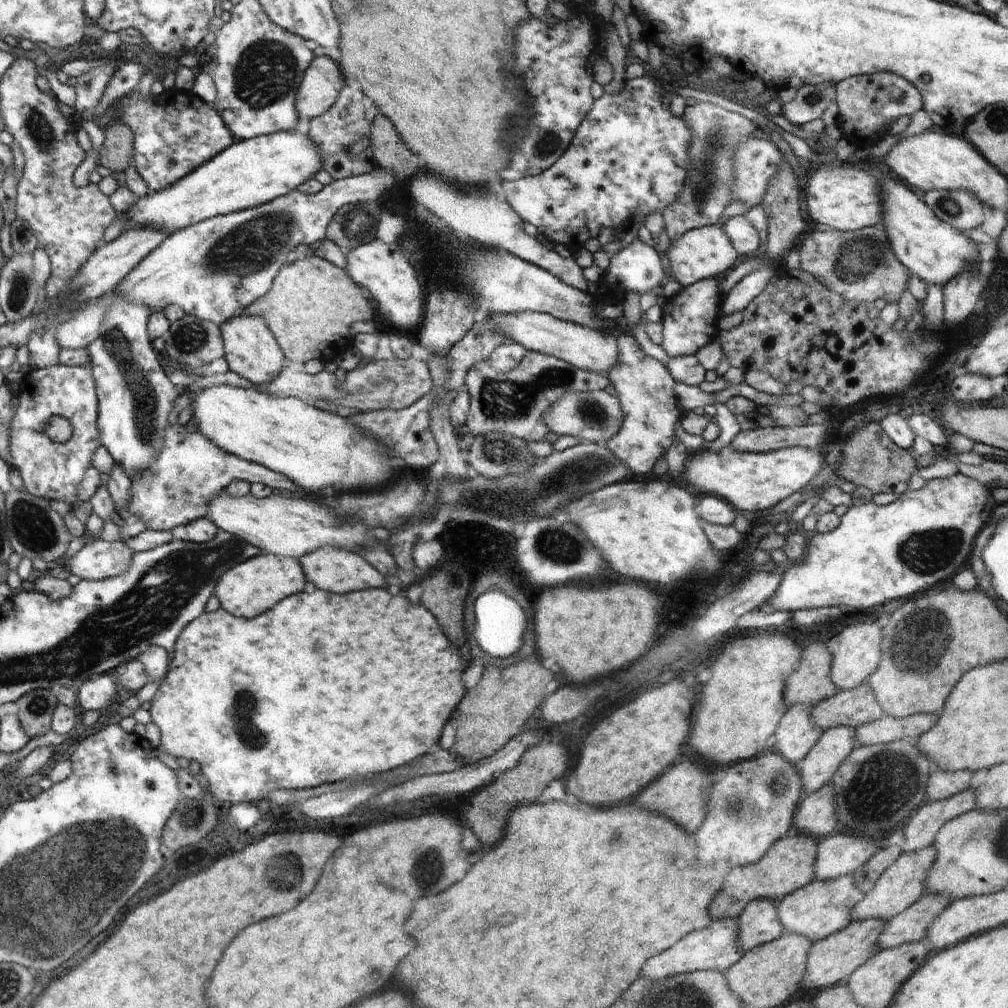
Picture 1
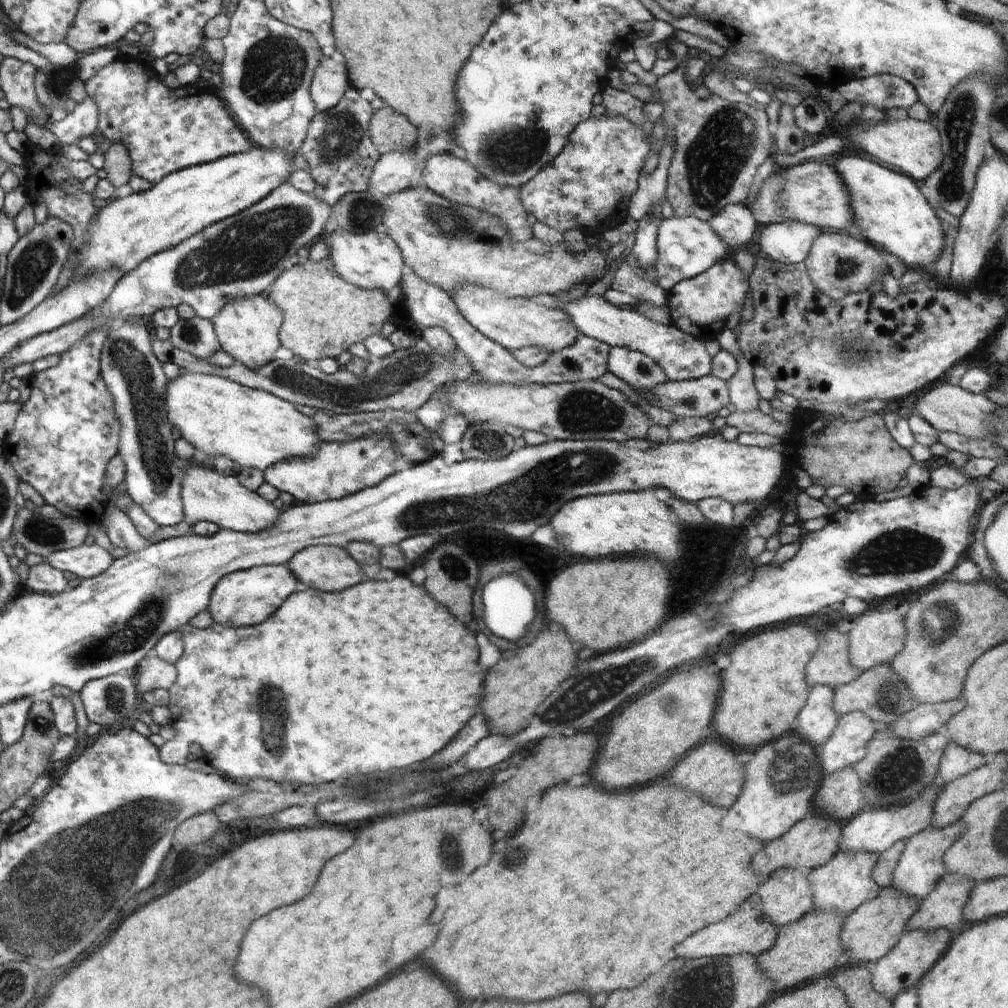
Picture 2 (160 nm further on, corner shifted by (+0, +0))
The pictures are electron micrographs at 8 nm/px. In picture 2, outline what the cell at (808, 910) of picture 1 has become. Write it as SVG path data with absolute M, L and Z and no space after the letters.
M839 850L828 862L814 867L808 875L813 886L813 910L834 909L845 916L864 901L872 900L882 890L872 878L872 869L877 856L868 851Z

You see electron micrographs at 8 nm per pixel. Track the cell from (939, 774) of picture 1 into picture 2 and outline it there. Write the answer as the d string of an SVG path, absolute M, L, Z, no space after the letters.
M948 738L937 770L938 779L943 784L951 783L989 760L990 756L974 752L961 745L956 739Z

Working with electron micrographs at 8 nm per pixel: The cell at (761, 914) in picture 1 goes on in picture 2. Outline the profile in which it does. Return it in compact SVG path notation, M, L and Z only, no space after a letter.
M778 869L770 873L766 882L757 890L763 902L762 914L776 927L797 921L813 910L813 886L809 881L810 869Z

